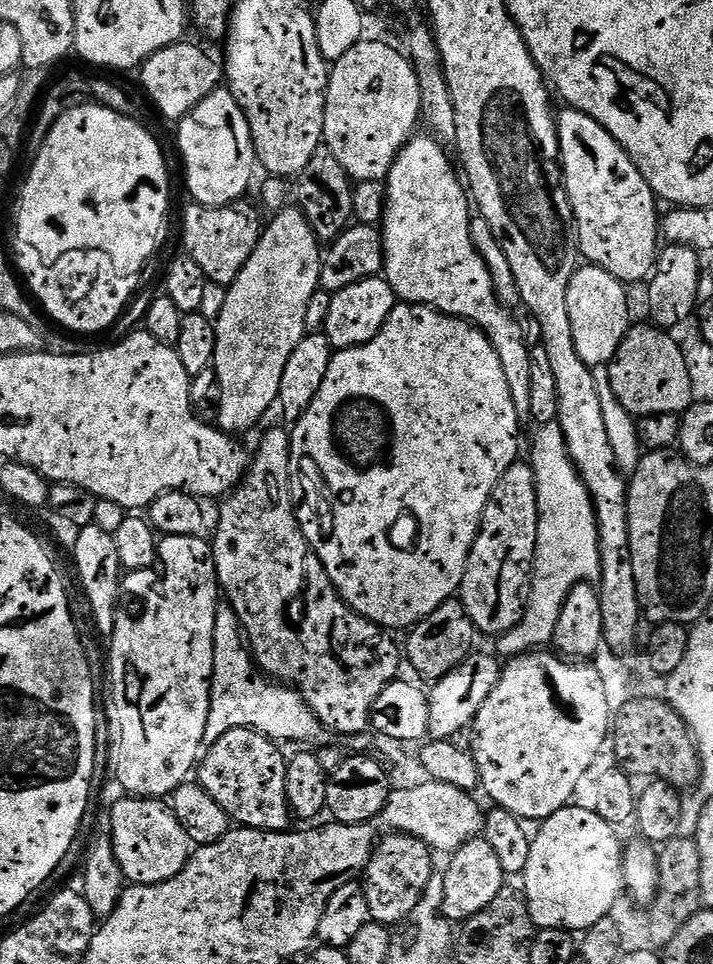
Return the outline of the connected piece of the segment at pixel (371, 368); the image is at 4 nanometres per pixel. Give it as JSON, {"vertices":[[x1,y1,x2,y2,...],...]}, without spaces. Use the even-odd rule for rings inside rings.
{"vertices":[[400,302,393,308,387,320,384,321,384,327,375,336,359,346,352,347,356,348,344,348,341,352,339,349,333,355,330,366,326,370,326,378,322,378,322,386,318,386,318,394,310,402,308,409,301,414,299,420,295,421,293,428,296,429,291,429,290,432,291,459,296,462,311,462,324,470,324,480,320,480,320,488,328,488,328,492,332,492,332,508,336,508,336,520,303,520,300,523,300,529,302,534,308,537,312,532,312,524,328,524,331,536,319,545,318,555,324,562,324,569,330,582,340,593,341,600,352,611,365,616,381,629,404,628,403,630,408,630,430,614,434,614,438,606,442,606,459,593,460,584,464,580,464,571,468,565,468,556,472,552,476,535,480,533,484,508,488,505,494,486,500,481,502,474,506,474,510,465,517,463,519,456,516,455,520,452,522,418,516,412,514,398,506,382,506,374,502,370,500,353,494,350,488,337,479,328,469,324,467,320,445,316,444,313,437,312,435,308,423,304],[415,356,421,361,416,360,412,365,408,365,408,360,414,359],[403,384,417,384,420,388,429,388,432,391,428,400,421,402,420,409,413,416,396,416,392,409,384,409,376,405,376,388,400,388],[459,400,466,411,472,412,472,416,464,412,460,420,452,420,452,404,458,403]]}

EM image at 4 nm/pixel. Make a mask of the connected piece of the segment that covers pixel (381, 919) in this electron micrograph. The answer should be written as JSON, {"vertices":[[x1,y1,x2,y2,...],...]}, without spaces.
{"vertices":[[388,834,377,843,362,877,364,896,368,899,368,914,375,923,399,925,404,922,399,920,406,919,419,906,432,880,432,856,433,849,417,836]]}

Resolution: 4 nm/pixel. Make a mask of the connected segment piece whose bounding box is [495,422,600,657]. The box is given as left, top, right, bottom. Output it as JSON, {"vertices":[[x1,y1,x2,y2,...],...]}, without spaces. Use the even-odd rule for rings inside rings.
{"vertices":[[559,423,541,424,535,430,537,432,532,440,530,457,532,473,536,475,536,501,540,515,535,575,532,577,532,592,528,596,528,608,524,611,522,622,495,641,495,651,501,657,520,656,531,648,551,645,556,635,560,609,571,596,572,589,578,584,600,579,600,543,592,495,576,471]]}

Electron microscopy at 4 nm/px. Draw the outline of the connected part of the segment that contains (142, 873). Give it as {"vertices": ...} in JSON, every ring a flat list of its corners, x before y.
{"vertices":[[156,798,123,799,112,808,110,839,116,860,124,871,125,881,132,886,137,884,161,884,177,876,188,864,188,857,192,855,194,845,192,839,186,834,186,830,178,822,178,818,172,812,171,807]]}

